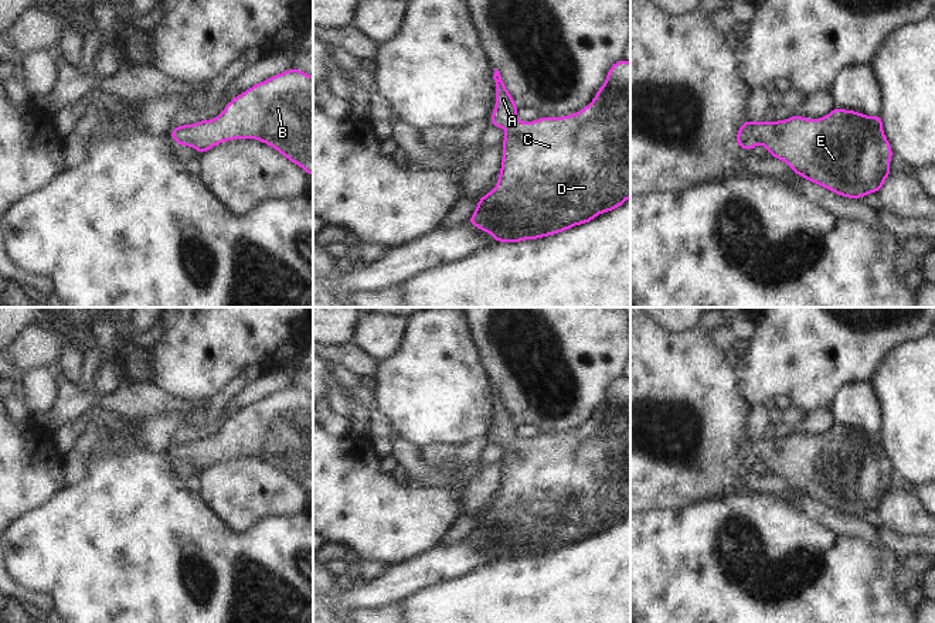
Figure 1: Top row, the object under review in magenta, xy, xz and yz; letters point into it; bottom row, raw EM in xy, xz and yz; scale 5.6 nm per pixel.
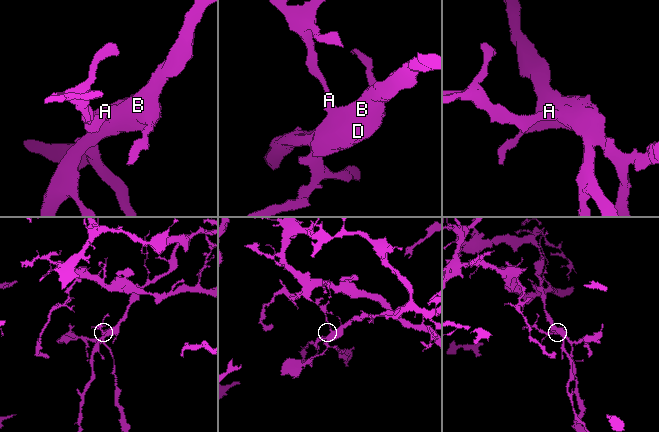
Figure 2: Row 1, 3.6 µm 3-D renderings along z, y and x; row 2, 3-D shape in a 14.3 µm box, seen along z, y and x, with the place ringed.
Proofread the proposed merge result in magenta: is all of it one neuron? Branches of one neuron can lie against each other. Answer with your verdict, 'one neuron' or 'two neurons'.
one neuron

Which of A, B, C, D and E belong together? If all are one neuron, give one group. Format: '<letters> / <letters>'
A B C D E

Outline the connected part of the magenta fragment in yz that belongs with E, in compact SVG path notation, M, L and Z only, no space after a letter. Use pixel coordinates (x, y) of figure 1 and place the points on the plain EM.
M834 426L819 436L792 432L786 438L745 438L737 449L737 463L749 469L761 460L774 476L783 477L798 493L846 515L864 515L880 510L891 491L892 466L883 449L881 433L867 433L856 428Z

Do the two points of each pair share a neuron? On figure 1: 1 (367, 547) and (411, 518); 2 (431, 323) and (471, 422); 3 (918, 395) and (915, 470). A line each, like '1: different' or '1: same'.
1: same
2: same
3: same

